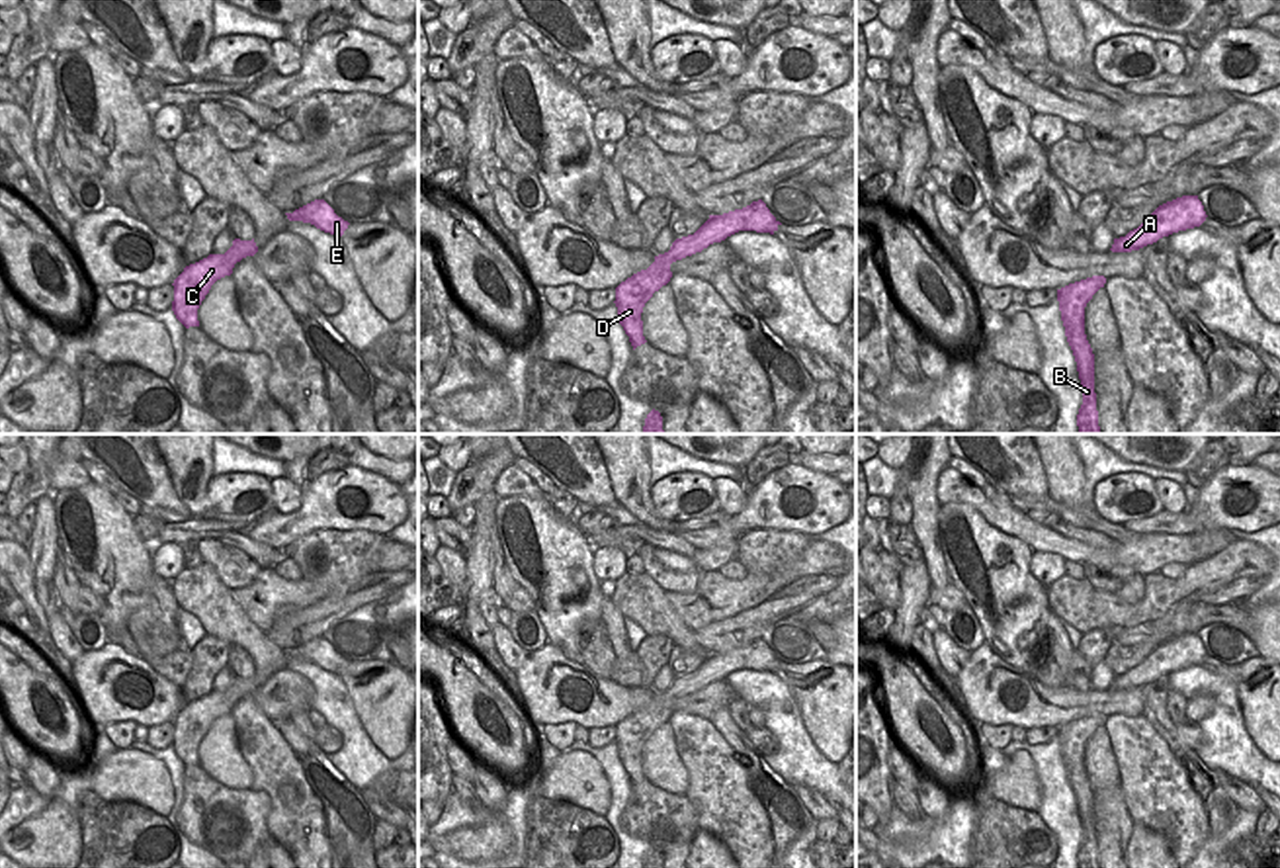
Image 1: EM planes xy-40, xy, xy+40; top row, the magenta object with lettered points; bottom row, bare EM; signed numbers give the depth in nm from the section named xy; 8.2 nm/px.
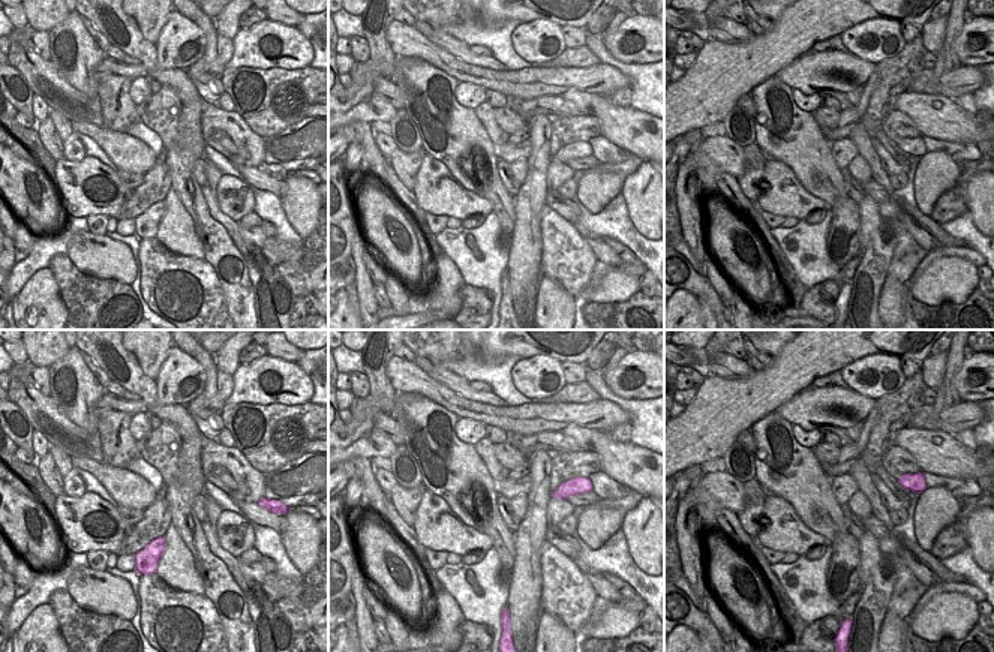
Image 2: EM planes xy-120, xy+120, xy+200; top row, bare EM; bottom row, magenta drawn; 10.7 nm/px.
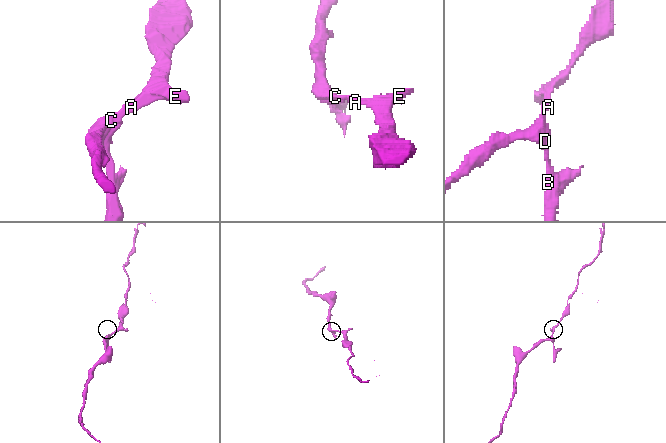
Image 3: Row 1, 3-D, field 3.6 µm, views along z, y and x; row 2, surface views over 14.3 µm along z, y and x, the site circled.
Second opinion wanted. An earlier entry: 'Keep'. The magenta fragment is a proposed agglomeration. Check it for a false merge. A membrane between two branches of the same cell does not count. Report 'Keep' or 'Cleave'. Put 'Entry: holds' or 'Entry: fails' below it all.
Cleave
Entry: fails

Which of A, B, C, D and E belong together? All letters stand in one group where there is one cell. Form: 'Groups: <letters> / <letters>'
Groups: A C D E / B

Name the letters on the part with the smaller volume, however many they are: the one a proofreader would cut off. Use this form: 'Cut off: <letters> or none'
Cut off: B

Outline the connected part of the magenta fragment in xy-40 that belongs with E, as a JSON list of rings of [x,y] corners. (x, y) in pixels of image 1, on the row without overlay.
[[[315,637],[293,651],[285,651],[289,659],[303,659],[311,661],[317,667],[330,671],[334,674],[342,674],[344,669],[348,667],[348,659],[338,655],[334,647],[324,639],[324,637]]]

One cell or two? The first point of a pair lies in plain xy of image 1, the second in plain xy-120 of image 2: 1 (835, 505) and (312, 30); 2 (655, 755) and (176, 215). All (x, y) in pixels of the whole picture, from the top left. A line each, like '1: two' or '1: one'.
1: two
2: one

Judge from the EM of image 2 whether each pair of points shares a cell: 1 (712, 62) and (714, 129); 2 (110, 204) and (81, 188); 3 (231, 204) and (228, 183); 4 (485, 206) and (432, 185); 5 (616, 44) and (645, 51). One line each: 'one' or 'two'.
1: two
2: one
3: one
4: one
5: one

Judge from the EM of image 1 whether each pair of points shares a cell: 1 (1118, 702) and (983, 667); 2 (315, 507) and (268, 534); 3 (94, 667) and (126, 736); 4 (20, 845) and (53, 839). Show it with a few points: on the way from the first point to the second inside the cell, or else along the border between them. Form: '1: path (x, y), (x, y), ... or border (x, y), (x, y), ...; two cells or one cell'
1: path (1085, 702), (1044, 704), (1017, 679); one cell
2: path (303, 519), (280, 532); one cell
3: border (137, 724), (108, 722), (104, 726); two cells
4: path (28, 843), (45, 843); one cell

